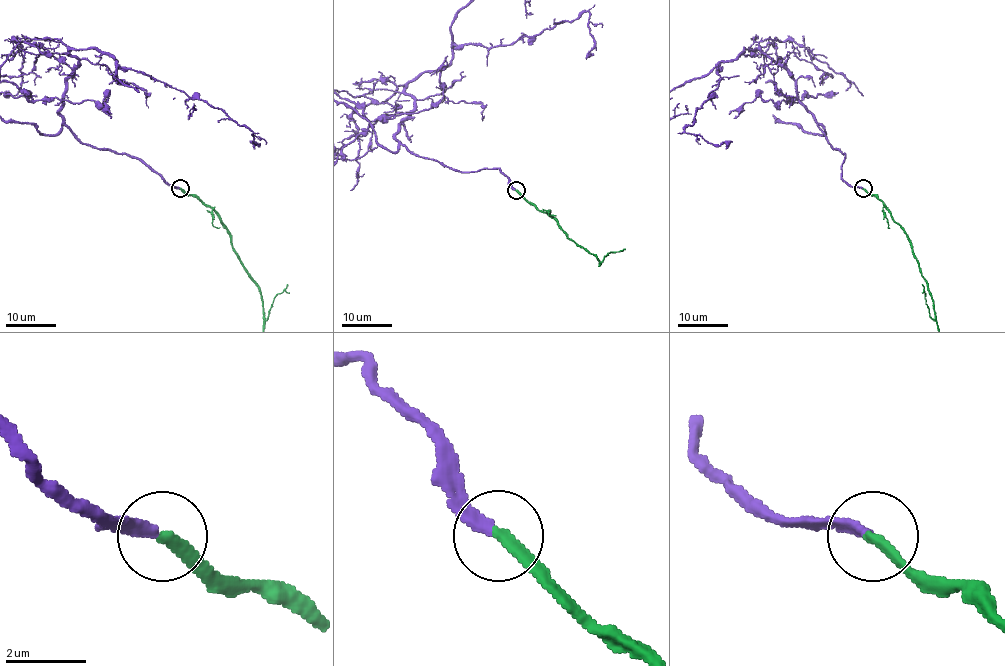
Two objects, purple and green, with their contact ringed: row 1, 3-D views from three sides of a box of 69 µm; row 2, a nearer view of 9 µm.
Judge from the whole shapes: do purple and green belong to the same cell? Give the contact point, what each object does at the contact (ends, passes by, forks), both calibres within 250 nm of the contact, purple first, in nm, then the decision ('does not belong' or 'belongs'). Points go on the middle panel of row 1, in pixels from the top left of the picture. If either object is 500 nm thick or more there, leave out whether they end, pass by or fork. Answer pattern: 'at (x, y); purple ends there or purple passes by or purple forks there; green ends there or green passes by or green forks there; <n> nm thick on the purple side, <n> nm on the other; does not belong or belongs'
at (516, 190); purple ends there; green ends there; 280 nm thick on the purple side, 300 nm on the other; belongs

